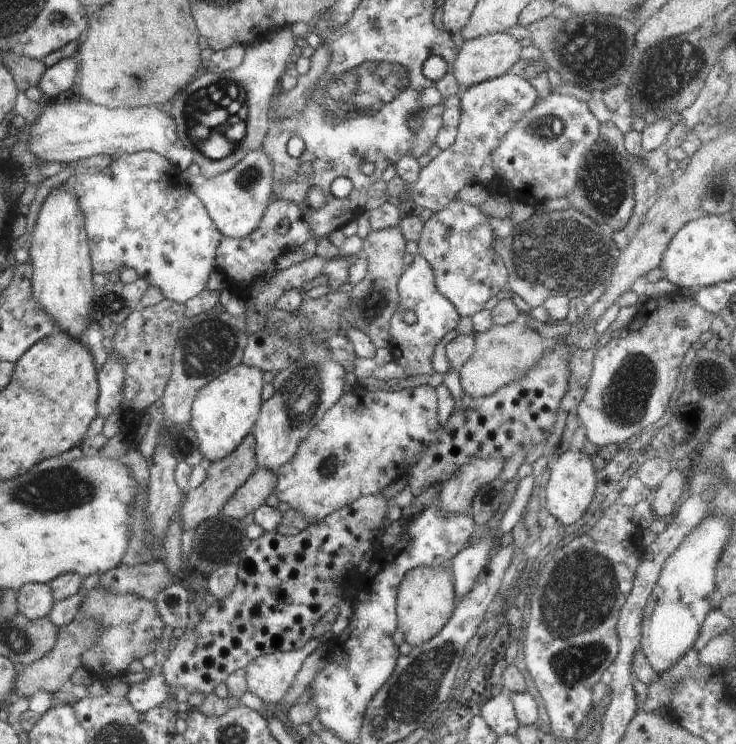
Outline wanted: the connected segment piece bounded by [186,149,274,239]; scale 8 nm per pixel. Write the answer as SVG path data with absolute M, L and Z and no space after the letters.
M261 149L250 150L236 166L223 174L204 179L202 175L187 175L189 190L204 204L210 219L223 237L244 239L258 229L266 208L272 202L273 165Z

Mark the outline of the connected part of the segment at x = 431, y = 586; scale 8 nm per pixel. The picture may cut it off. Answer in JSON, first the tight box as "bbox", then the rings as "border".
{"bbox":[397,569,455,647],"border":[[[448,569],[410,570],[397,591],[397,628],[411,647],[416,647],[435,638],[452,617],[455,608],[455,594],[452,576]]]}

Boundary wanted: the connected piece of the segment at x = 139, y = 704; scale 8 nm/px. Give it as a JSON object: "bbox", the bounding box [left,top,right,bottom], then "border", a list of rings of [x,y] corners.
{"bbox":[126,673,173,714],"border":[[[162,673],[159,676],[151,675],[143,682],[129,687],[130,691],[126,698],[139,714],[160,707],[173,692]]]}

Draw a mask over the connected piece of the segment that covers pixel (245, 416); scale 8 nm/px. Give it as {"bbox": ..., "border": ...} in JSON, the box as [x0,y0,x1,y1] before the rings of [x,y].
{"bbox":[189,363,264,465],"border":[[[241,363],[220,374],[198,392],[191,407],[189,426],[194,430],[205,465],[231,454],[251,433],[263,404],[264,373]]]}

